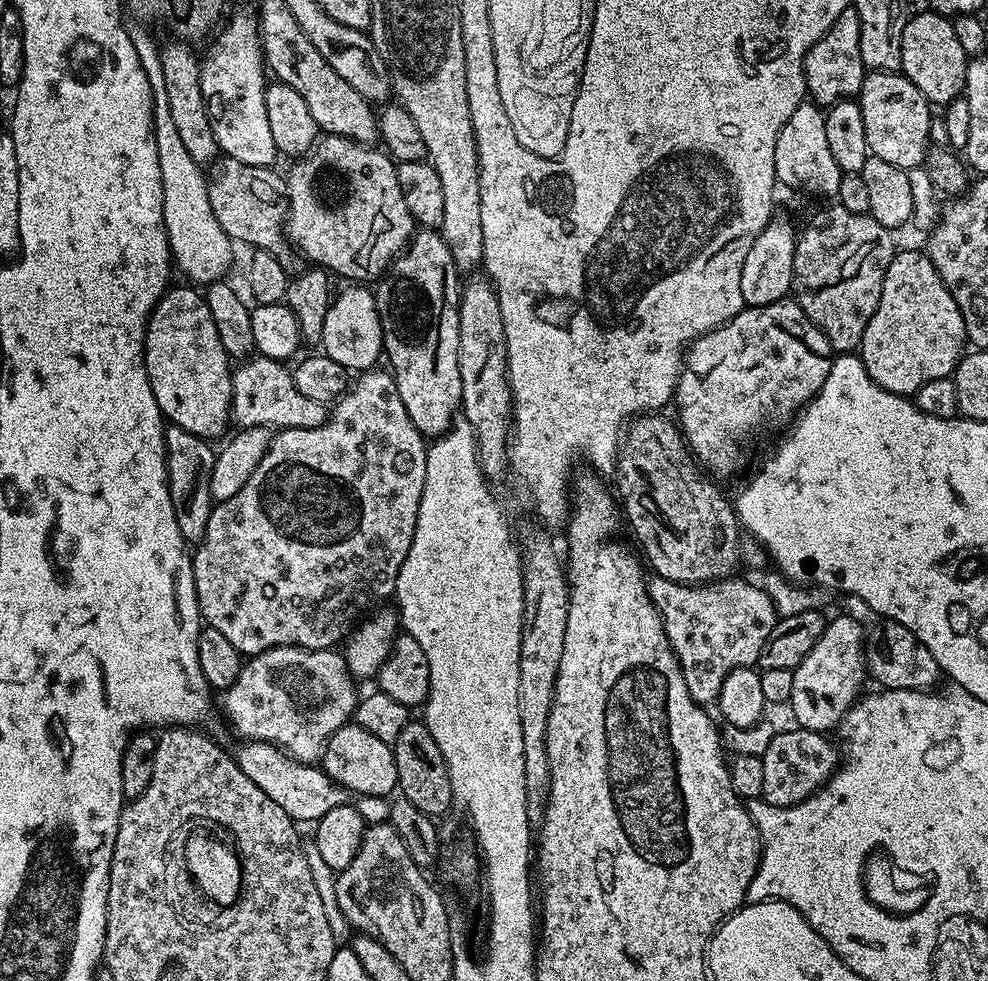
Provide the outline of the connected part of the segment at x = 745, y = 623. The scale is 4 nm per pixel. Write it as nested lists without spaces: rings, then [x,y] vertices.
[[[653,575],[648,580],[648,593],[664,623],[666,638],[678,658],[682,678],[686,678],[686,690],[690,690],[696,703],[701,706],[711,705],[715,701],[730,670],[751,668],[759,661],[762,646],[766,646],[766,638],[770,638],[770,630],[774,630],[778,619],[776,602],[771,595],[767,596],[756,584],[736,579],[717,580],[716,583],[695,586],[668,581],[658,575]]]

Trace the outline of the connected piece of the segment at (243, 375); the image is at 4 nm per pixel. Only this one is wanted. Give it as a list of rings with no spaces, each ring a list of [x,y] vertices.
[[[256,354],[245,359],[233,371],[230,420],[237,429],[313,428],[322,426],[328,419],[329,409],[318,402],[310,402],[310,398],[305,398],[303,394],[298,394],[298,386],[294,386],[291,371],[284,367],[285,365],[279,360]]]

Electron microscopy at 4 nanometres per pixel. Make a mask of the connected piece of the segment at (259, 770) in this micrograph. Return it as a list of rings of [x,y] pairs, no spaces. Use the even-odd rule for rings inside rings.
[[[244,742],[241,748],[234,752],[236,765],[258,786],[258,790],[265,792],[294,822],[309,820],[315,822],[322,818],[322,814],[334,810],[334,806],[349,803],[350,793],[347,788],[335,784],[324,772],[323,767],[306,765],[289,756],[287,752],[276,747],[275,744],[263,742]]]

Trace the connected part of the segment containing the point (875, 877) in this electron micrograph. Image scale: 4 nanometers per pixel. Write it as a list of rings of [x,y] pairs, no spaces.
[[[882,844],[868,848],[864,856],[860,856],[860,896],[864,896],[864,904],[868,908],[876,908],[876,912],[888,916],[888,920],[912,920],[912,916],[917,916],[919,912],[924,912],[928,904],[932,904],[934,890],[940,889],[940,876],[936,872],[920,872],[915,866],[906,866],[896,855],[892,854],[892,848],[887,848]]]

